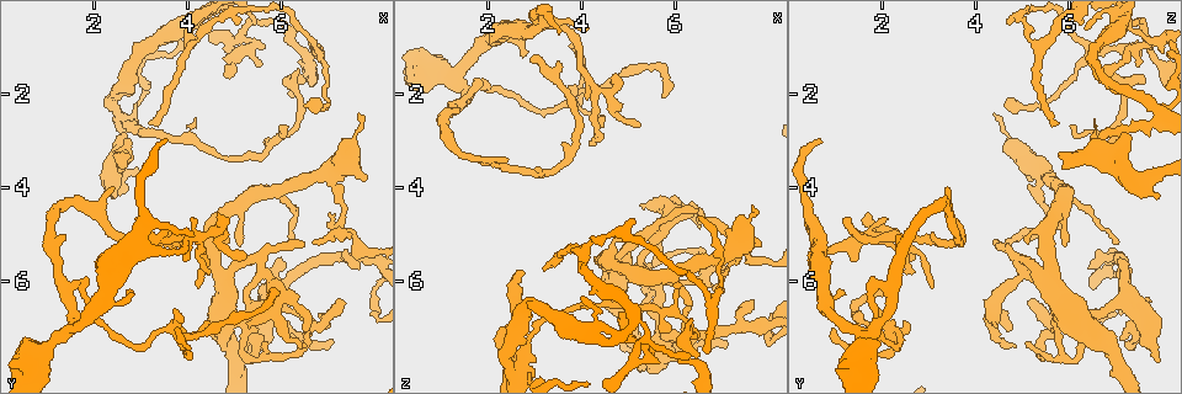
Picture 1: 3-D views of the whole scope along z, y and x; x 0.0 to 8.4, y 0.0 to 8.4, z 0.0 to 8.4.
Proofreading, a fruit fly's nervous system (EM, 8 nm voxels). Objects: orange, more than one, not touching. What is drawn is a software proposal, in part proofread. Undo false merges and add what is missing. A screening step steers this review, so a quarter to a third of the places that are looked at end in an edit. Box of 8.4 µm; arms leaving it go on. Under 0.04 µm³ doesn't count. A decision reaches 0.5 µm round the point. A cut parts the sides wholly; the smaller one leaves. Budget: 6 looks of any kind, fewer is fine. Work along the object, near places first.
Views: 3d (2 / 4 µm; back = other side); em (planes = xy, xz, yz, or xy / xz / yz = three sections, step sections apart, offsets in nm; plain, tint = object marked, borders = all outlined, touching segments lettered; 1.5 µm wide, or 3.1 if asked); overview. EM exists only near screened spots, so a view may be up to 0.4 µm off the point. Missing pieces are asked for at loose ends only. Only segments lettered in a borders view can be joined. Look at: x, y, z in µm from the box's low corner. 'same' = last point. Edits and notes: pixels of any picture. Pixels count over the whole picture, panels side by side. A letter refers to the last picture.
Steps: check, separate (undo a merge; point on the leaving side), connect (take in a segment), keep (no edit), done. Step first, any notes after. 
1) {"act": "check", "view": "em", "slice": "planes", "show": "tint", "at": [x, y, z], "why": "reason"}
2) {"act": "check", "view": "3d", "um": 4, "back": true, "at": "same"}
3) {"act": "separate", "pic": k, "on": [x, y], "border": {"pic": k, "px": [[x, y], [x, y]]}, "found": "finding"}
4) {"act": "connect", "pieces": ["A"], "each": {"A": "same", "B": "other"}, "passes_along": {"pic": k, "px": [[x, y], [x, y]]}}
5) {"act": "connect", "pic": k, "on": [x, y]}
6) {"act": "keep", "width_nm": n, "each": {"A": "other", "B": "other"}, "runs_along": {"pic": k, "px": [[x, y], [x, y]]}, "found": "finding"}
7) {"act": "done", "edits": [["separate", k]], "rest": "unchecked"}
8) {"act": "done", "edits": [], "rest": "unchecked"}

{"act": "check", "view": "em", "slice": "xz", "step": 4, "show": "borders", "at": [7.70, 2.40, 4.40], "why": "thin end"}

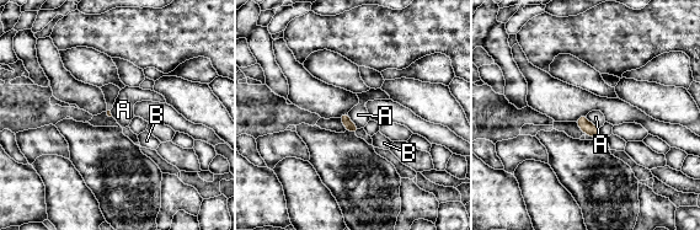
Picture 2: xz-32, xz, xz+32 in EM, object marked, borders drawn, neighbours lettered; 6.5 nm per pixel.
{"act": "check", "view": "em", "slice": "planes", "show": "borders", "at": "same"}

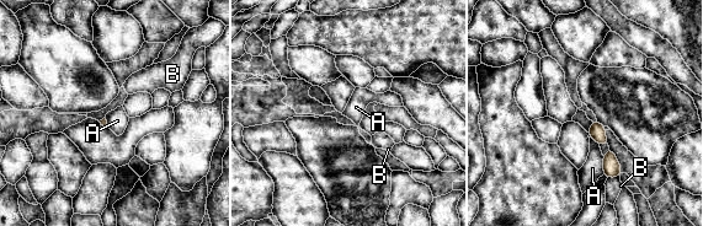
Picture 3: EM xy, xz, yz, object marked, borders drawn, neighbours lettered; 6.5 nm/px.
{"act": "keep", "each": {"A": "other", "B": "other"}, "border": {"pic": 3, "px": [[602, 156], [602, 171], [605, 173]]}, "found": "none of them fits"}

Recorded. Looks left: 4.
{"act": "check", "view": "em", "um": 3.1, "slice": "planes", "show": "borders", "at": [5.30, 5.45, 2.60], "why": "branch stops here"}

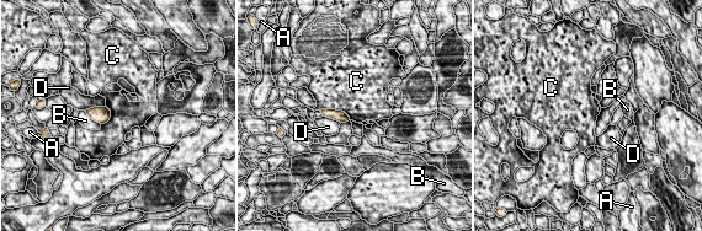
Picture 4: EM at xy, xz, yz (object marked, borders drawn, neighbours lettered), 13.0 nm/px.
{"act": "keep", "longest_contact_nm": ["C", 460], "each": {"A": "other", "B": "other", "C": "other", "D": "other"}, "found": "no lettered segment goes on from it"}

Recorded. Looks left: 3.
{"act": "check", "view": "em", "slice": "planes", "show": "borders", "at": [4.85, 5.10, 5.05], "why": "branch stops here"}

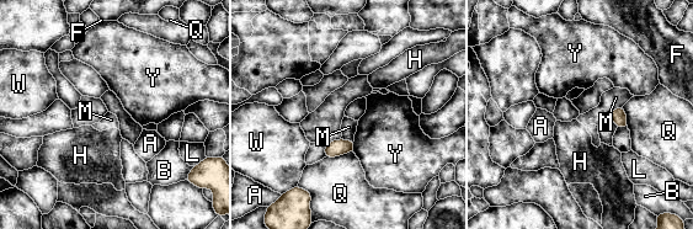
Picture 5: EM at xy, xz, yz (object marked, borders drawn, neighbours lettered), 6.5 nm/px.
{"act": "keep", "each": {"A": "other", "B": "other", "F": "other", "H": "other", "L": "other", "M": "other", "Q": "other", "W": "other", "Y": "other"}, "border": {"pic": 5, "px": [[622, 106], [614, 107], [608, 113]]}, "found": "no lettered segment goes on from it"}

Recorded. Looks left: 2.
{"act": "done", "edits": [], "rest": "unchecked"}

